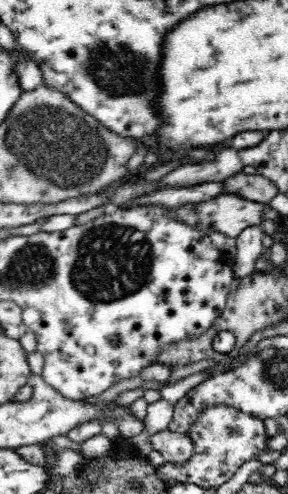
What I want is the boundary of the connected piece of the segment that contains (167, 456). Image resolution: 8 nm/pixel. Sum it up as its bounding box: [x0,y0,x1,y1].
[149,429,195,464]

